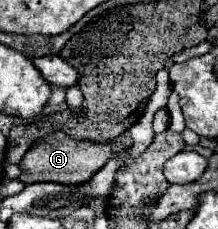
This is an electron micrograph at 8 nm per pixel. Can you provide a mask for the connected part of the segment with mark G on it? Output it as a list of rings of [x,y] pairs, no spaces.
[[[53,131],[49,133],[45,139],[39,139],[31,145],[31,149],[23,155],[19,169],[19,181],[23,183],[39,183],[39,181],[55,181],[55,183],[85,183],[87,179],[91,179],[91,175],[95,171],[99,171],[99,167],[103,167],[103,163],[107,163],[107,159],[115,153],[121,153],[127,145],[131,145],[131,137],[125,131],[123,135],[115,137],[113,141],[107,143],[91,143],[91,141],[77,141],[61,131]]]

